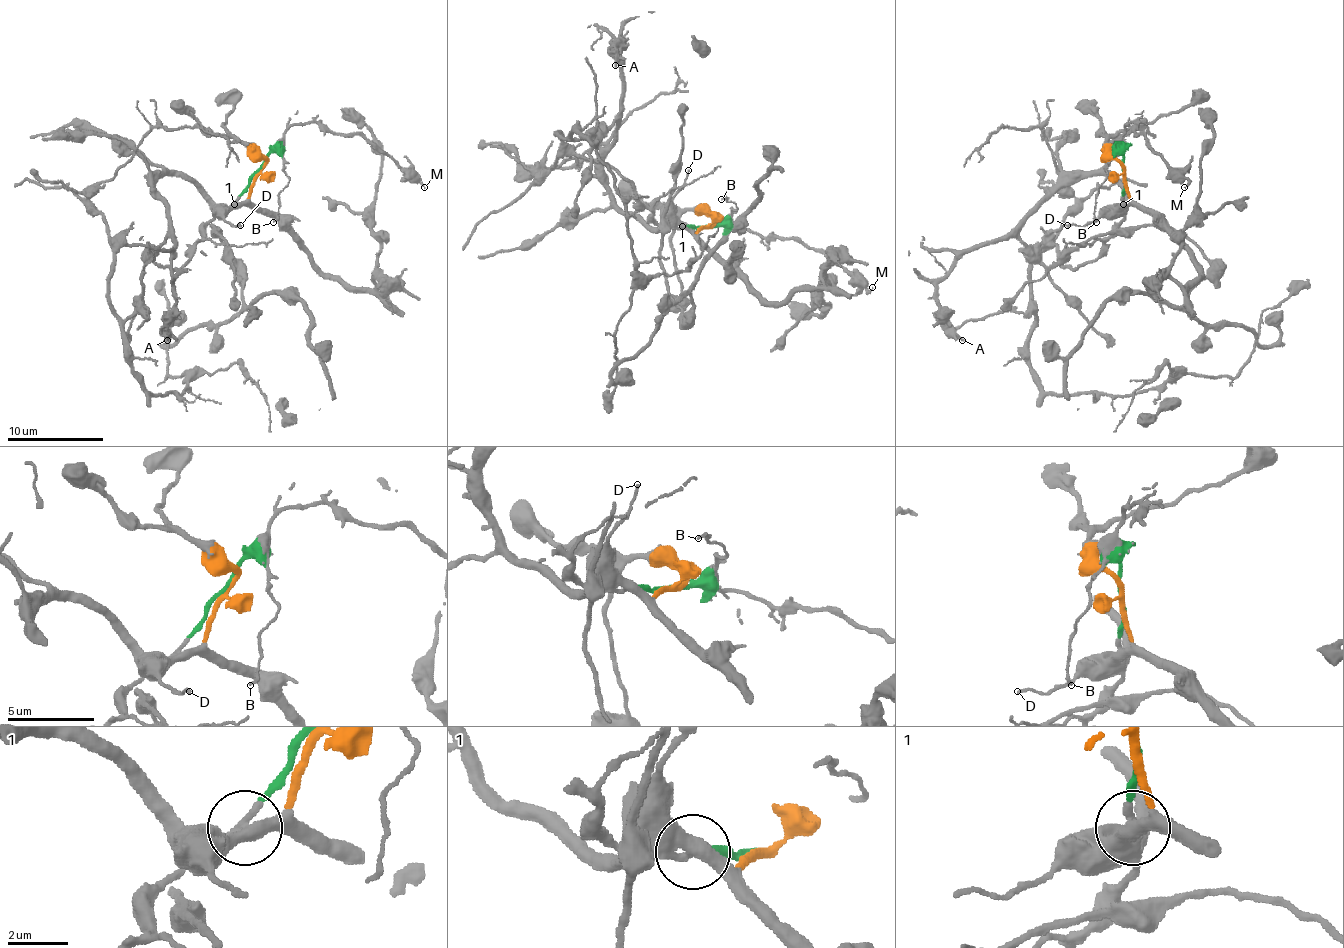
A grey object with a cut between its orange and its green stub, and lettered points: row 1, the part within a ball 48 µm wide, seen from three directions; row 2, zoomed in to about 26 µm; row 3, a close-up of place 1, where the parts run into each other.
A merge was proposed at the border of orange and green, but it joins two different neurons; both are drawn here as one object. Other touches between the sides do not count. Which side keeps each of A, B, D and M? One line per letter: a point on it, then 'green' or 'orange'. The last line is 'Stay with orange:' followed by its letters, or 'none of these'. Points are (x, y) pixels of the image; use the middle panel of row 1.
A: place (615, 65); orange
B: place (721, 199); green
D: place (688, 170); orange
M: place (872, 287); green
Stay with orange: A, D

